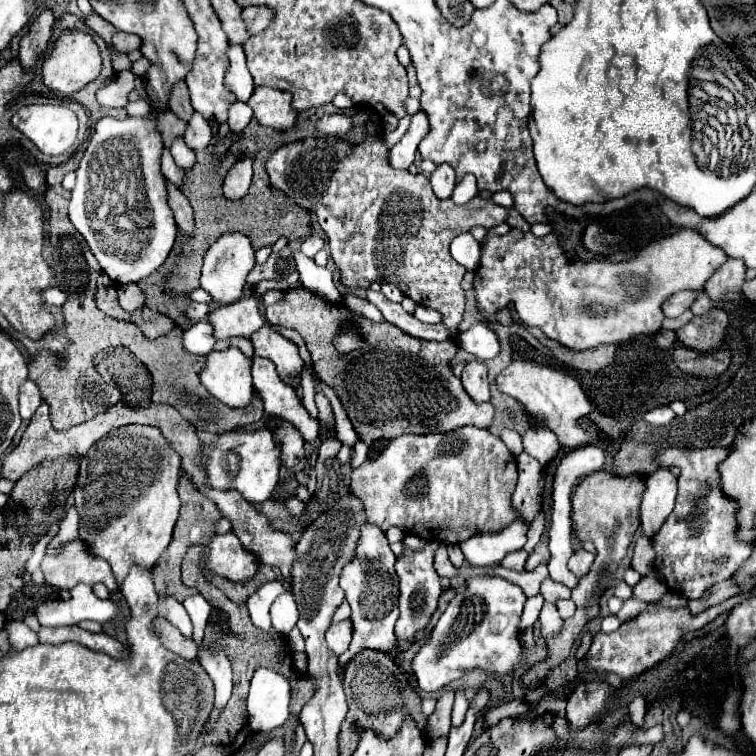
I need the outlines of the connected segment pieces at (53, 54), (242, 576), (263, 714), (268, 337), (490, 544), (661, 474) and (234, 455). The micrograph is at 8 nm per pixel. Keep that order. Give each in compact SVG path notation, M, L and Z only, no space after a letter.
M65 31L59 37L57 45L47 51L45 61L43 61L43 81L55 93L77 93L89 81L97 79L99 71L101 71L99 47L95 45L91 35L85 35L79 31Z
M215 535L207 543L207 553L205 553L205 565L231 581L247 581L251 579L259 565L257 557L243 549L241 541L235 539L235 535Z
M257 669L247 697L249 725L253 731L269 733L289 717L289 681L273 669Z
M265 323L253 337L253 347L255 347L255 355L259 357L267 357L275 363L279 377L299 389L299 379L293 379L291 373L301 373L303 369L303 359L299 355L299 349L295 343L291 343L289 339L281 337L269 323Z
M513 521L499 533L477 533L475 537L463 541L463 545L459 547L465 559L475 567L497 565L509 551L523 549L523 545L527 543L527 531L527 521Z
M659 469L647 477L647 489L641 503L643 535L653 537L673 511L677 495L677 477L669 469Z
M263 427L259 431L229 431L203 445L201 453L207 457L207 485L211 489L235 489L245 501L257 505L271 497L279 481L279 445L273 441L273 433Z

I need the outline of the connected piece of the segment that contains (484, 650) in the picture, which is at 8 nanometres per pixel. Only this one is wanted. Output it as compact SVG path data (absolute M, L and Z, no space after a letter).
M477 575L469 581L467 589L459 591L439 617L429 639L421 645L419 653L411 659L411 669L425 693L437 693L449 683L461 679L471 669L507 677L515 669L527 665L523 647L519 645L519 619L525 605L521 587L501 577Z

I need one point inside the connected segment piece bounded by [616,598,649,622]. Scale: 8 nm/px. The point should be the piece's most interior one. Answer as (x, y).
(631, 608)

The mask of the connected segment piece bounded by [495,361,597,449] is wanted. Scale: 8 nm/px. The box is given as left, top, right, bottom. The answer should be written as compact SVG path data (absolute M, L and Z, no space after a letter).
M513 361L509 367L505 367L497 375L495 385L501 393L507 393L519 403L523 403L529 413L543 419L545 427L549 427L559 437L559 443L565 449L575 449L597 441L595 433L587 433L577 425L577 419L591 411L591 403L581 384L577 383L573 377L565 375L563 371L555 371L545 365L535 365L529 361Z

